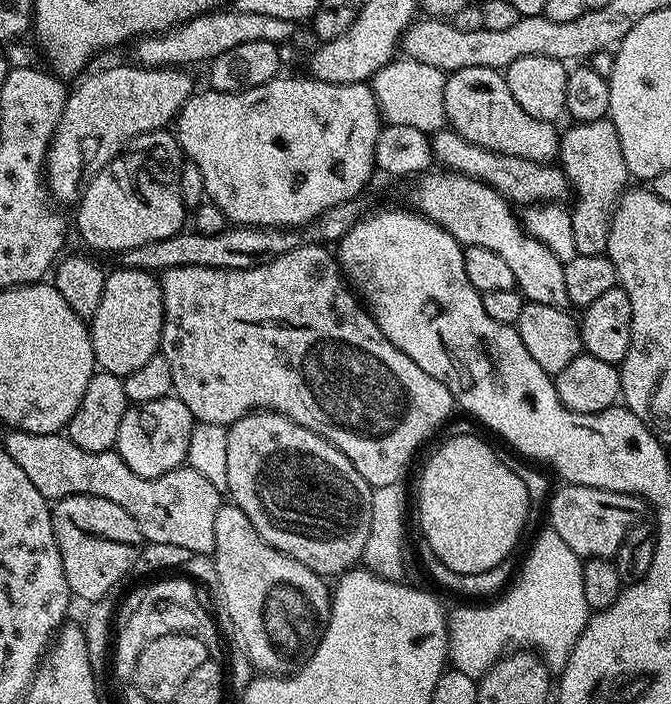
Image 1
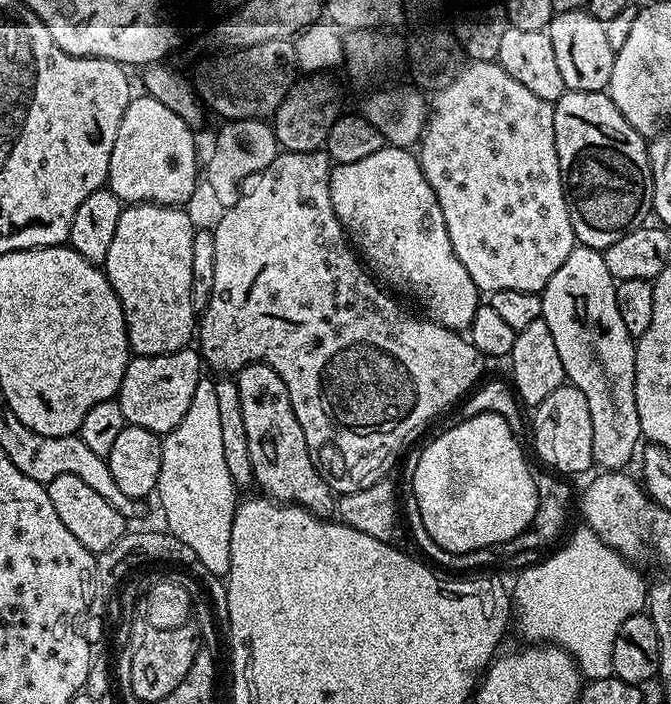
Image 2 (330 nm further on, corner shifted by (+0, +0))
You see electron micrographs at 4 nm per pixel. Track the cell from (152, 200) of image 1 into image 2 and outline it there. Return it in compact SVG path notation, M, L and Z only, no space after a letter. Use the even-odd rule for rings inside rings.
M140 94L140 97L129 99L126 110L122 114L122 122L118 126L118 134L114 138L114 150L110 150L110 170L108 171L108 183L106 185L109 192L116 195L117 199L125 205L130 204L154 204L157 206L184 206L187 200L196 192L196 140L192 137L193 129L185 123L182 118L178 118L178 114L171 113L166 110L166 106L162 106L160 102L154 102L154 98L150 98L146 94Z

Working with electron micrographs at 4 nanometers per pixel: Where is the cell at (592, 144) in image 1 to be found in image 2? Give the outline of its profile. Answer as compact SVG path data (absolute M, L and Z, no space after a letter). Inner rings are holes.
M565 91L561 100L555 101L554 104L554 146L558 150L558 162L562 170L562 178L564 179L564 193L566 194L566 202L570 210L570 226L574 226L574 234L576 235L577 245L586 248L609 248L614 242L618 242L618 238L622 238L626 234L630 234L635 228L645 227L649 223L652 211L652 163L648 157L649 141L645 137L638 134L638 130L634 130L634 126L630 126L630 122L626 122L626 118L622 118L622 110L618 110L618 106L614 106L612 97L607 91L602 92L570 92Z

